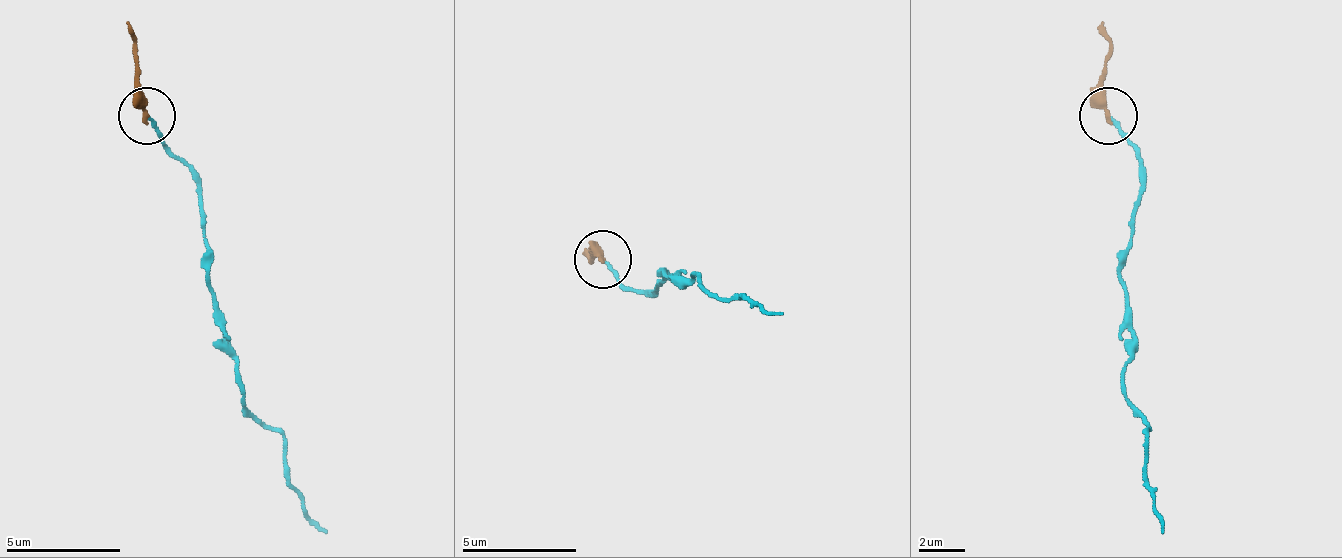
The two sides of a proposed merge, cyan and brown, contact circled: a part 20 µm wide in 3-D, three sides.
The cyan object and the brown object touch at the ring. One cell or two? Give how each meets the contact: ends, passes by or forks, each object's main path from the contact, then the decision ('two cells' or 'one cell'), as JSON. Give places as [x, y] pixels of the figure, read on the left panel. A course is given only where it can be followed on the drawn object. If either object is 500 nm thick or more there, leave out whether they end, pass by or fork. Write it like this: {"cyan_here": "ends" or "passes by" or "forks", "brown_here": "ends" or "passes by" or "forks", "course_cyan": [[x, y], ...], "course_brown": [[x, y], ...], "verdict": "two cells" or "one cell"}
{"cyan_here": "ends", "brown_here": "ends", "course_cyan": [[148, 114], [194, 177], [211, 286], [239, 395], [285, 441], [285, 481], [325, 532]], "course_brown": [[148, 114], [136, 80], [136, 34], [131, 23]], "verdict": "one cell"}

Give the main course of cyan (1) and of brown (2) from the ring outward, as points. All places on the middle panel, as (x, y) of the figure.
1: (604, 260), (627, 289), (650, 289), (667, 272), (695, 272), (724, 300), (741, 295), (781, 312)
2: (604, 260), (592, 255), (592, 260), (587, 249)

